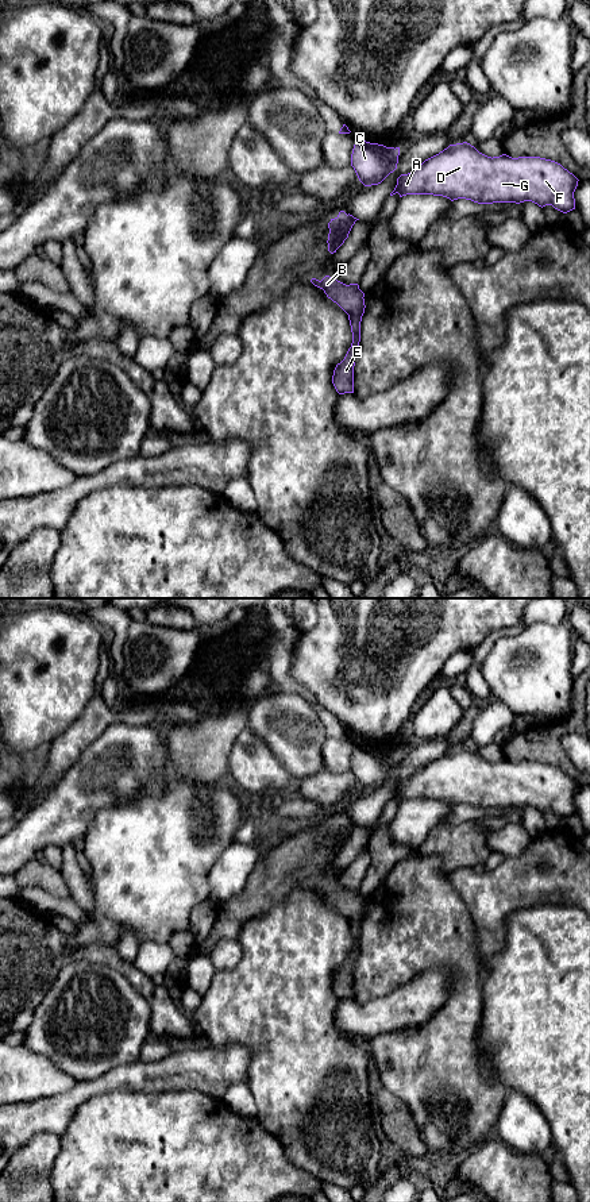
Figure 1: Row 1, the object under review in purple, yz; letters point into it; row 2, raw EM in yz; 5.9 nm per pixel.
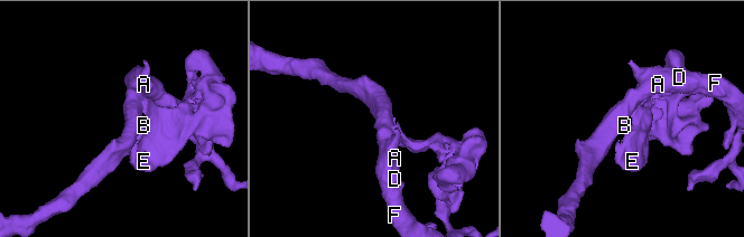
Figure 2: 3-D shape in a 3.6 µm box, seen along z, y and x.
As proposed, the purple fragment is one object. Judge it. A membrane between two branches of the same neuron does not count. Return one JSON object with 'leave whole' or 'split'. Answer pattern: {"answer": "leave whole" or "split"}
{"answer": "split"}

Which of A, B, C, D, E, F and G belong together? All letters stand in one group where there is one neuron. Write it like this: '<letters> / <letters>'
A C D F G / B E

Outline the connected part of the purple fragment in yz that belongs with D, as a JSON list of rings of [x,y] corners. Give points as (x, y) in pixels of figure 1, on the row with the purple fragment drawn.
[[[463,142],[401,174],[390,196],[433,194],[478,204],[532,201],[567,213],[575,209],[578,181],[555,161],[506,154],[491,158]]]

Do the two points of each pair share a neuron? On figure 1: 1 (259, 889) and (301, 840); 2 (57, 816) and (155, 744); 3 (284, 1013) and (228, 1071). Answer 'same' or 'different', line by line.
1: same
2: same
3: different

